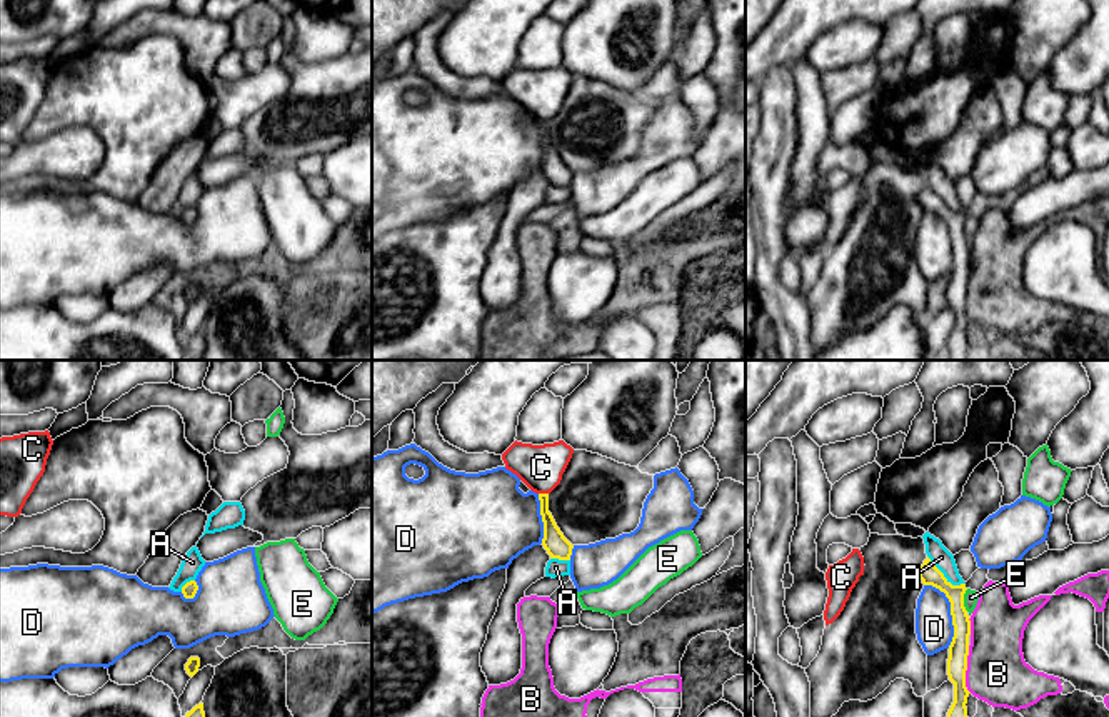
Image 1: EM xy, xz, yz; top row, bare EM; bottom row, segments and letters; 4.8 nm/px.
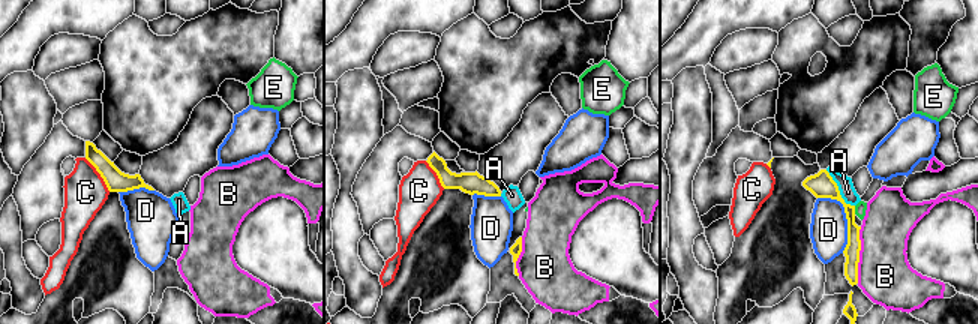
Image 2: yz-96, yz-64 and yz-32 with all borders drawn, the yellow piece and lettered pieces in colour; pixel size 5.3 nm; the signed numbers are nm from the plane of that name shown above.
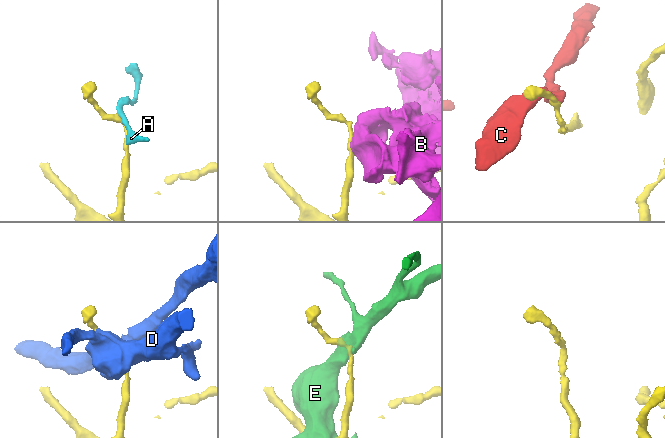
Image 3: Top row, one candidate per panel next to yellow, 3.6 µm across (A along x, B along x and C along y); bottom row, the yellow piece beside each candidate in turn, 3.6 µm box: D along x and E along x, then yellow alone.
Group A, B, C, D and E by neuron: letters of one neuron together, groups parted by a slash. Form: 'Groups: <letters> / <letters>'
Groups: A B / C / D / E

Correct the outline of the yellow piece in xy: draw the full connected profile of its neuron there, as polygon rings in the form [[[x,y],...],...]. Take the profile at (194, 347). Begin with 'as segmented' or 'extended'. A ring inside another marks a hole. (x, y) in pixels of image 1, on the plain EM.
as segmented; [[[200,328],[190,338],[187,338],[183,348],[185,348],[187,360],[202,360],[205,350],[203,330]]]

